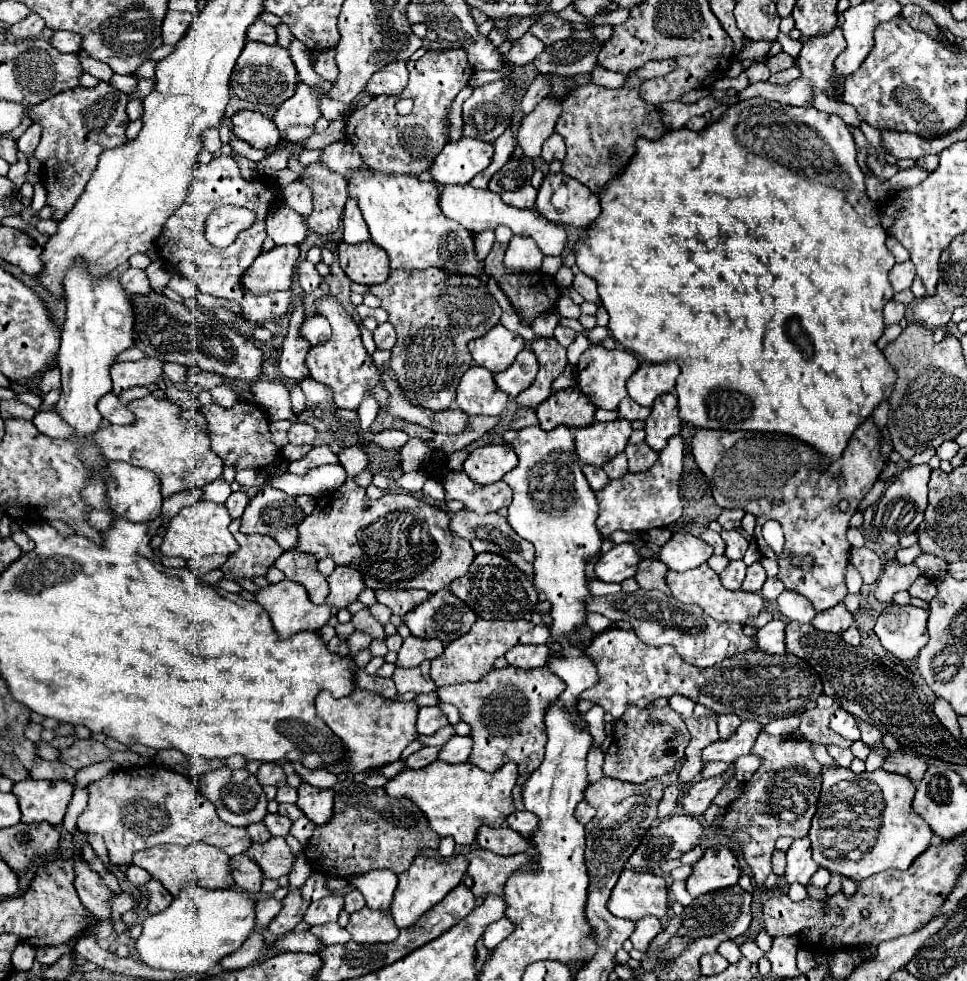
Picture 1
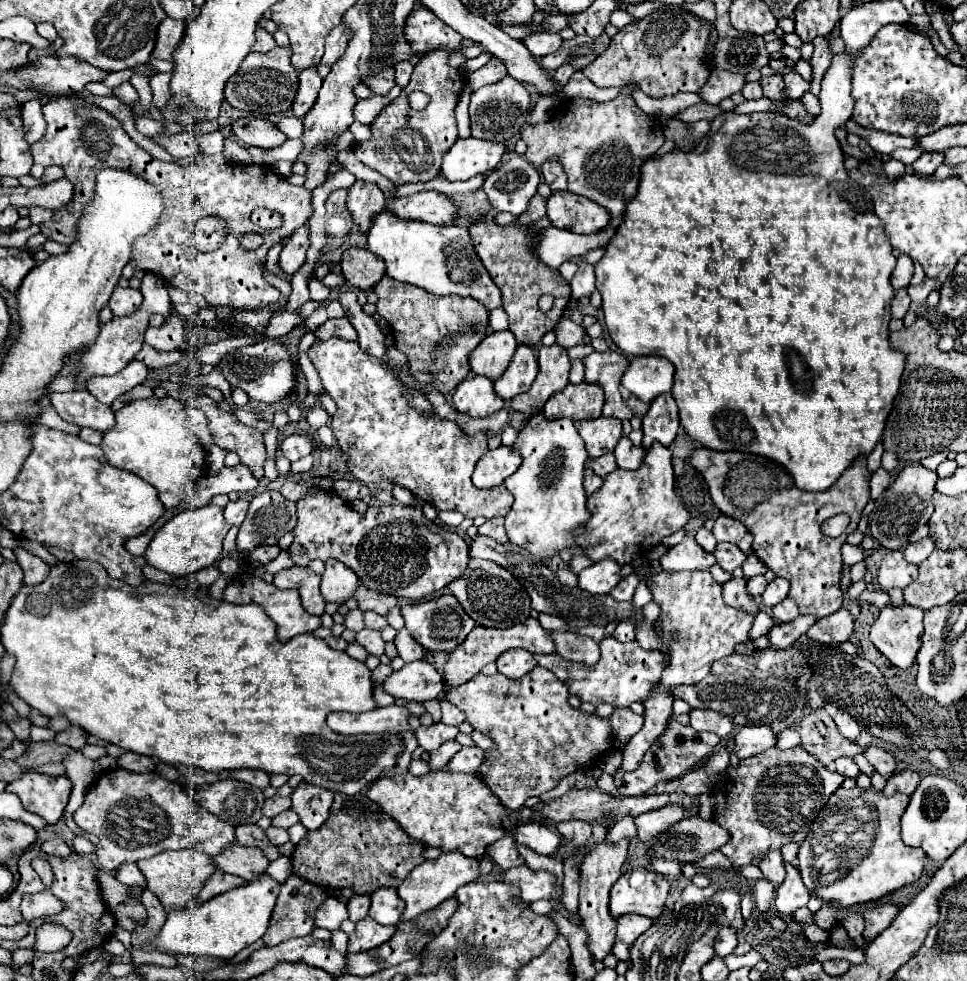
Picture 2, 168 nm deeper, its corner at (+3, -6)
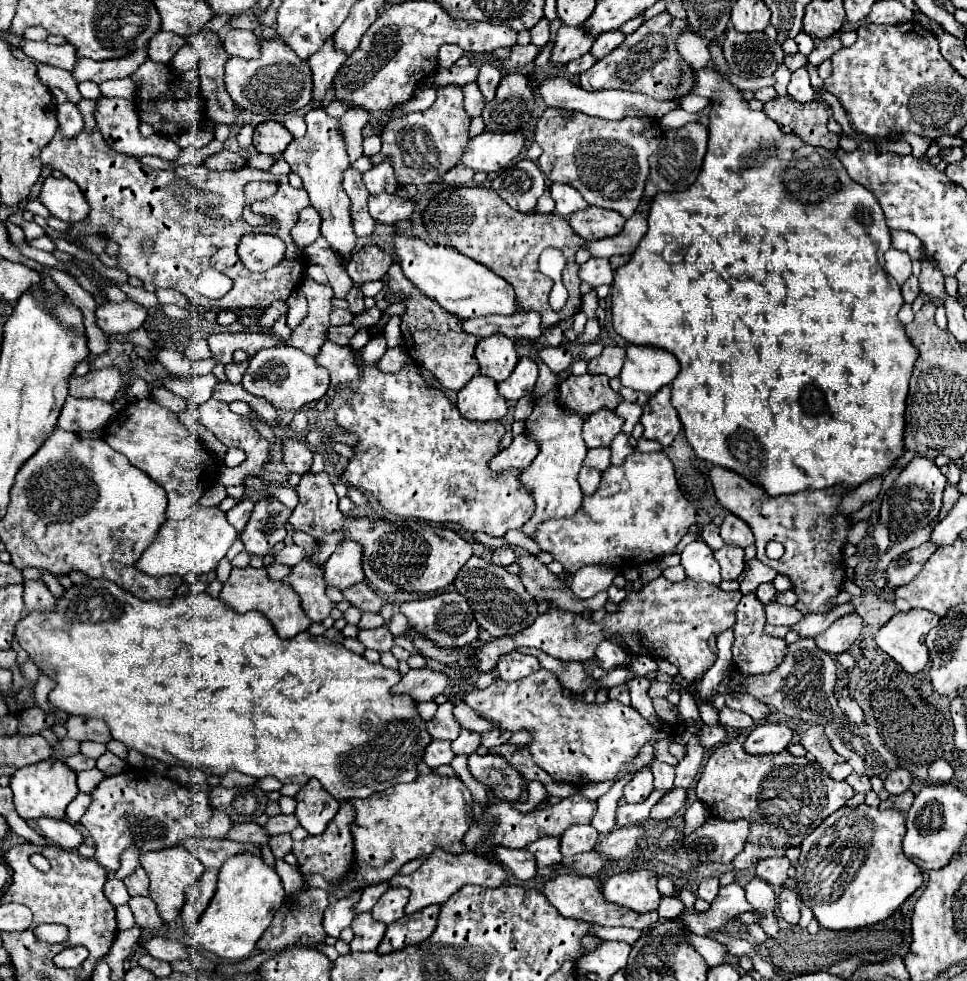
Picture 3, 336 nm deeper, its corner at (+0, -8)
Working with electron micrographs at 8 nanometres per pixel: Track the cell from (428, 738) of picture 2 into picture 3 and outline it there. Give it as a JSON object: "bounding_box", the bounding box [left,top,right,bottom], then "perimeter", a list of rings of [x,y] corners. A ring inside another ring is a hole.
{"bounding_box":[423,739,455,767],"perimeter":[[[433,739],[433,741],[427,745],[425,753],[423,753],[423,763],[425,763],[427,767],[439,767],[439,765],[451,763],[451,759],[453,759],[455,755],[453,755],[453,751],[451,751],[449,745],[451,745],[449,741]]]}

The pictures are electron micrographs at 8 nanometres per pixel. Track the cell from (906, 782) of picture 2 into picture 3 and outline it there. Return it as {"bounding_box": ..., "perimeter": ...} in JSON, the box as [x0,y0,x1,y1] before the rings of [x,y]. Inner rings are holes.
{"bounding_box":[881,789,913,813],"perimeter":[[[907,789],[907,791],[903,791],[901,795],[895,795],[895,797],[891,797],[891,799],[885,799],[885,801],[881,801],[881,809],[889,809],[889,807],[895,807],[895,809],[899,809],[899,811],[903,811],[903,813],[907,813],[909,811],[909,807],[911,807],[911,803],[913,803],[913,791],[911,789]]]}

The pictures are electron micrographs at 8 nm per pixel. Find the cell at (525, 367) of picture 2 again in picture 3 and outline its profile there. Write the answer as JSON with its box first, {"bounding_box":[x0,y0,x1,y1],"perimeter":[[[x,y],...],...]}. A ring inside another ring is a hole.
{"bounding_box":[497,357,537,401],"perimeter":[[[521,357],[517,367],[513,369],[513,373],[509,375],[509,379],[497,383],[497,387],[505,399],[517,401],[525,395],[531,395],[535,381],[537,381],[537,363],[533,359]]]}

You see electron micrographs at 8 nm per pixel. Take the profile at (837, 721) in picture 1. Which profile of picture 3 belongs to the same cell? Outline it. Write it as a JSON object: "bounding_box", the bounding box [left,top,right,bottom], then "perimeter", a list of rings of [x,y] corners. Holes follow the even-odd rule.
{"bounding_box":[839,688,865,725],"perimeter":[[[844,688],[841,692],[839,707],[841,707],[841,711],[845,713],[845,717],[847,717],[851,723],[855,723],[855,725],[861,725],[861,723],[865,723],[861,707],[855,703],[855,700],[851,697],[847,688]]]}

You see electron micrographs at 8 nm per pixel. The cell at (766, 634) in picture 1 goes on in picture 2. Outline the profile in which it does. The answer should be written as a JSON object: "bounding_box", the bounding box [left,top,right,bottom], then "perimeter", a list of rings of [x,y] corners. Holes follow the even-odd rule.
{"bounding_box":[768,615,816,649],"perimeter":[[[802,615],[800,619],[796,617],[796,621],[790,621],[790,623],[778,623],[768,633],[772,647],[784,649],[788,645],[794,645],[802,635],[806,635],[806,631],[812,627],[812,623],[816,623],[816,619],[810,615]]]}

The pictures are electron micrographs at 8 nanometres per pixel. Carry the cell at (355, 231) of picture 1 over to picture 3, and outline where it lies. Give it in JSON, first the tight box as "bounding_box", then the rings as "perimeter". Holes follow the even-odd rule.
{"bounding_box":[363,161,397,195],"perimeter":[[[383,161],[363,173],[363,183],[369,191],[369,195],[379,195],[379,193],[395,193],[397,191],[397,181],[393,175],[393,169],[389,161]]]}

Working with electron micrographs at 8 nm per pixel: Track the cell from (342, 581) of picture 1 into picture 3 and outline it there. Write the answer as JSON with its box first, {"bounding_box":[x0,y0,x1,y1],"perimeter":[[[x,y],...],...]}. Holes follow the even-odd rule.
{"bounding_box":[323,541,365,591],"perimeter":[[[341,541],[335,553],[323,565],[325,585],[335,587],[339,591],[353,587],[365,579],[361,567],[361,547],[349,541]]]}

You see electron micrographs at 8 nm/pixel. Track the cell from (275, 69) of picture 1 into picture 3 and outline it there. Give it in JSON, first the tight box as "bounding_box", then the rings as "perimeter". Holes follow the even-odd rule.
{"bounding_box":[225,39,311,117],"perimeter":[[[263,39],[263,51],[261,51],[259,59],[247,61],[247,59],[231,57],[225,63],[225,87],[227,87],[227,93],[231,95],[233,103],[241,109],[247,109],[251,113],[259,113],[265,117],[287,115],[287,113],[293,113],[311,103],[311,69],[307,67],[305,61],[299,61],[299,57],[291,51],[291,47],[287,47],[287,43],[283,43],[281,39],[271,39],[271,41]]]}

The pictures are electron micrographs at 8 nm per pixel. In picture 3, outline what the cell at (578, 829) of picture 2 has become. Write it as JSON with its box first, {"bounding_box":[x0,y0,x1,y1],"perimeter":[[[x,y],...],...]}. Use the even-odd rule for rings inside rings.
{"bounding_box":[561,825,599,857],"perimeter":[[[591,825],[569,827],[561,835],[561,853],[563,853],[563,857],[573,857],[577,853],[591,851],[597,843],[597,837],[599,837],[599,833]]]}

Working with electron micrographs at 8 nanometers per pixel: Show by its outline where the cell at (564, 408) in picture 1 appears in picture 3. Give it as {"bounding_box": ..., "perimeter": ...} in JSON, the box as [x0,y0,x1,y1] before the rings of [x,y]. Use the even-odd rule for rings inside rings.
{"bounding_box":[557,375,621,417],"perimeter":[[[583,375],[583,377],[567,377],[559,383],[557,401],[583,417],[601,411],[615,409],[621,403],[621,397],[609,387],[609,377],[605,375]]]}

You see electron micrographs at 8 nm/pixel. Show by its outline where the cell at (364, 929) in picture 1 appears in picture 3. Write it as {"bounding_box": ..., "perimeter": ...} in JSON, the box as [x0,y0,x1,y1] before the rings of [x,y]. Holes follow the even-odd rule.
{"bounding_box":[351,913,387,951],"perimeter":[[[371,913],[357,915],[351,923],[351,929],[355,933],[351,945],[351,951],[375,951],[381,939],[385,937],[387,927],[371,917]]]}

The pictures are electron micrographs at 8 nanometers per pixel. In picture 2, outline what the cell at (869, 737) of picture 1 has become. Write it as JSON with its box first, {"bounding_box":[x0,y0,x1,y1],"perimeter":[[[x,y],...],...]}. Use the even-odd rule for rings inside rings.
{"bounding_box":[864,747,896,779],"perimeter":[[[868,747],[864,751],[864,757],[874,765],[874,769],[884,777],[884,779],[890,779],[894,773],[896,773],[896,759],[886,753],[884,749],[878,749],[878,747]]]}

